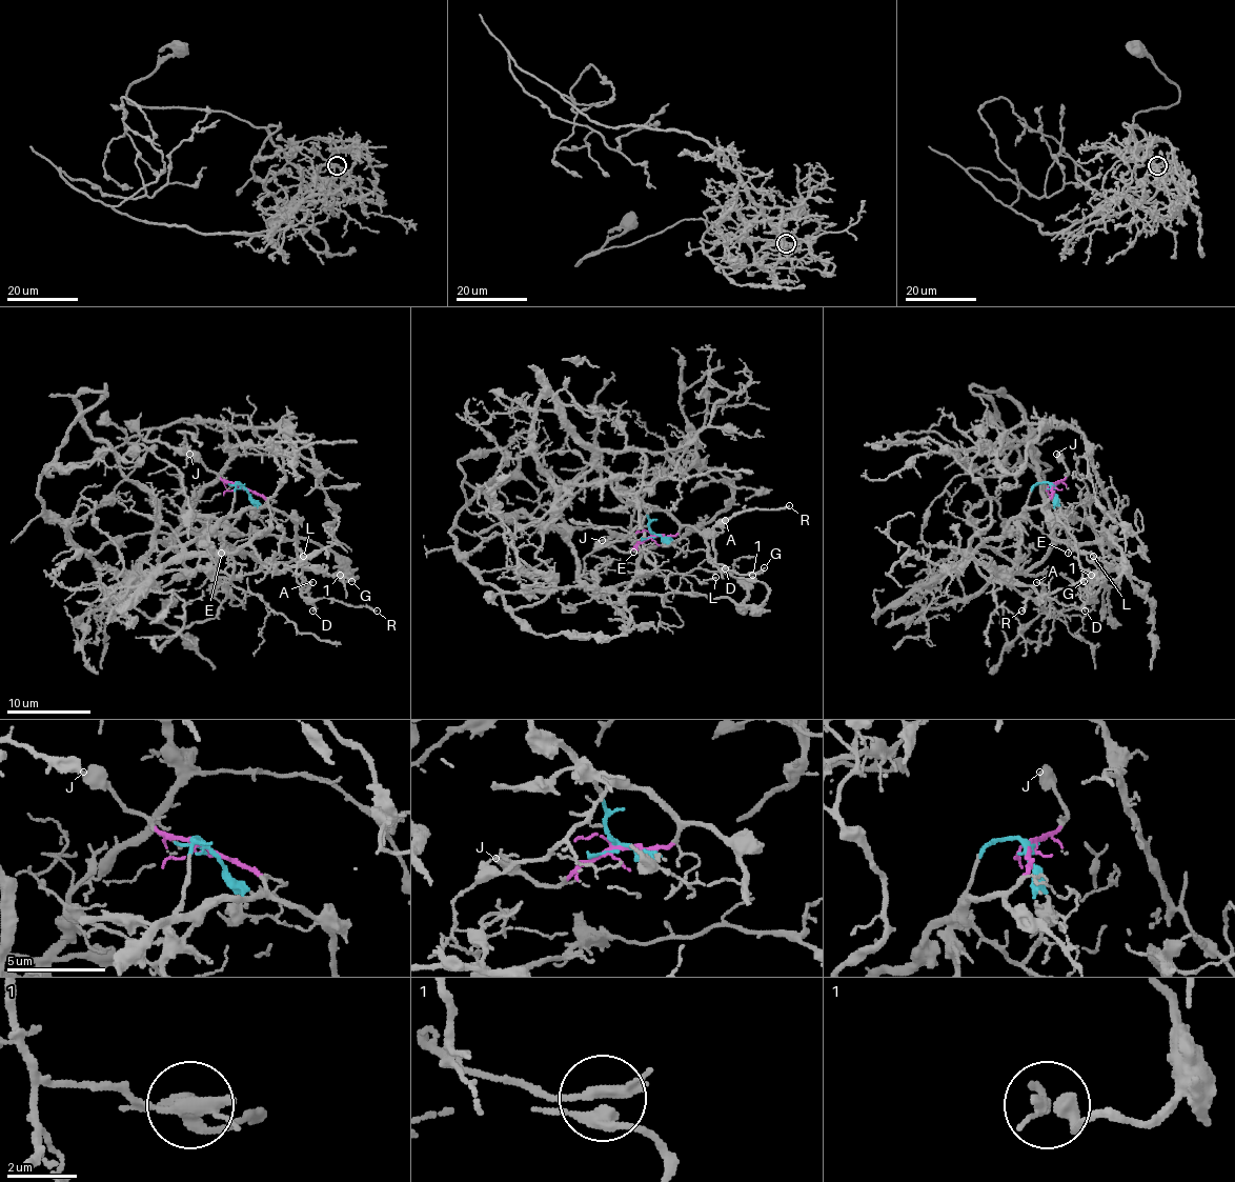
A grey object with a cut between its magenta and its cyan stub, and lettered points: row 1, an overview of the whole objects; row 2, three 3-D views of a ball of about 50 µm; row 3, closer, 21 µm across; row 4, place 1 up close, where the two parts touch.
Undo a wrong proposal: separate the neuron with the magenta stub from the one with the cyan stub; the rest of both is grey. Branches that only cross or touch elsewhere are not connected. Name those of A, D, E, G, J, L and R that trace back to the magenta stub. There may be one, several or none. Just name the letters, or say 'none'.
A, D, E, G, J, L, R

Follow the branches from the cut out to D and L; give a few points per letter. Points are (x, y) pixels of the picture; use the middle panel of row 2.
D: (654, 537), (673, 537), (684, 526), (692, 526), (707, 545), (709, 562), (724, 568)
L: (654, 537), (673, 537), (680, 526), (652, 509), (633, 535), (638, 547), (661, 571), (701, 581), (715, 577)

